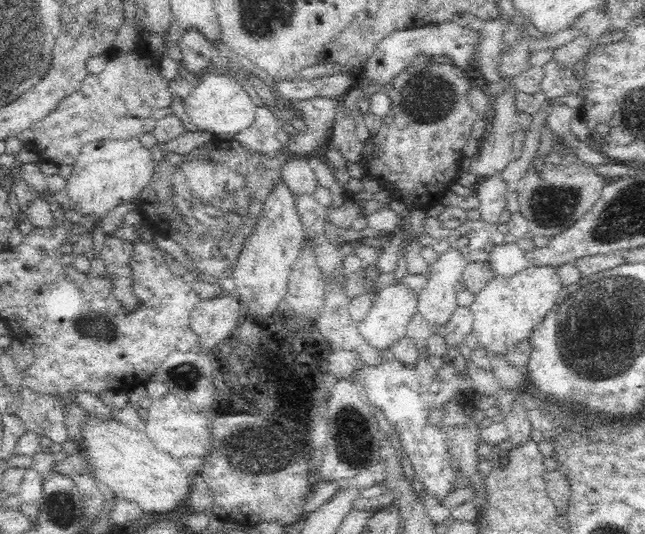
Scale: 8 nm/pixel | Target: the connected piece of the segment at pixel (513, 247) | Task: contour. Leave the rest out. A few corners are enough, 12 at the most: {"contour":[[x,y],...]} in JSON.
{"contour":[[515,242],[495,246],[487,263],[497,275],[515,276],[528,267]]}

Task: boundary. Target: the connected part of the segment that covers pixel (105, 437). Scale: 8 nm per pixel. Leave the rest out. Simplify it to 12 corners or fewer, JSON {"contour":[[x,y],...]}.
{"contour":[[90,414],[80,448],[103,495],[145,513],[193,474],[144,432]]}

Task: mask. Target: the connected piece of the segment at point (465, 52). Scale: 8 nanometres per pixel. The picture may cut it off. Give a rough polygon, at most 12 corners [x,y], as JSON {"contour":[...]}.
{"contour":[[455,21],[395,30],[357,72],[385,85],[420,53],[471,71],[481,31]]}

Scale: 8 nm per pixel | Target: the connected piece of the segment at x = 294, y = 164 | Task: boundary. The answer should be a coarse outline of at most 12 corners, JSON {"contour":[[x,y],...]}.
{"contour":[[289,157],[281,182],[294,195],[312,195],[317,181],[307,157]]}

